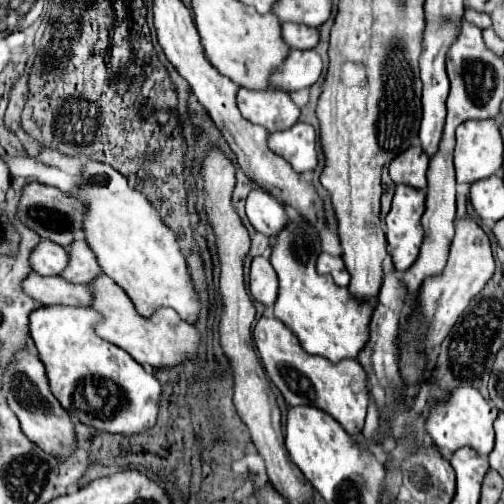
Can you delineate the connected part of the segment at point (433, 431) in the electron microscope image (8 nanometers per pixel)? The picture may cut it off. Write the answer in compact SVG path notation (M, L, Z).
M458 386L452 388L448 398L442 402L436 402L424 422L426 432L432 436L434 444L444 450L444 452L454 452L462 446L474 446L474 450L478 450L478 454L488 456L494 448L494 420L498 416L498 410L494 406L490 406L488 400L484 400L484 396L470 386Z

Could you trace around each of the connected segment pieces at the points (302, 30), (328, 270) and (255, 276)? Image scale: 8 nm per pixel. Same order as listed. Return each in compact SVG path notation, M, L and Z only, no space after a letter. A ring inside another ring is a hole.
M288 22L282 24L282 40L294 50L310 50L318 44L318 28Z
M322 252L318 256L318 274L330 274L338 286L348 286L350 274L342 262L340 256L332 256L328 252Z
M258 256L252 260L250 294L254 296L254 300L262 302L264 306L272 306L276 302L278 278L274 274L274 268L270 266L270 260L264 256Z

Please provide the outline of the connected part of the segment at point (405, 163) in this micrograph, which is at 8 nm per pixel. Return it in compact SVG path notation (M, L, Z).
M410 146L390 162L390 178L396 184L408 184L412 188L424 190L428 162L430 158L422 150L422 146Z

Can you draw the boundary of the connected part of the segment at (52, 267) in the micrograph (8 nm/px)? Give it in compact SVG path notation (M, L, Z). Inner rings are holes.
M40 240L30 254L32 270L42 276L58 276L66 268L66 262L68 262L66 250L46 240Z

